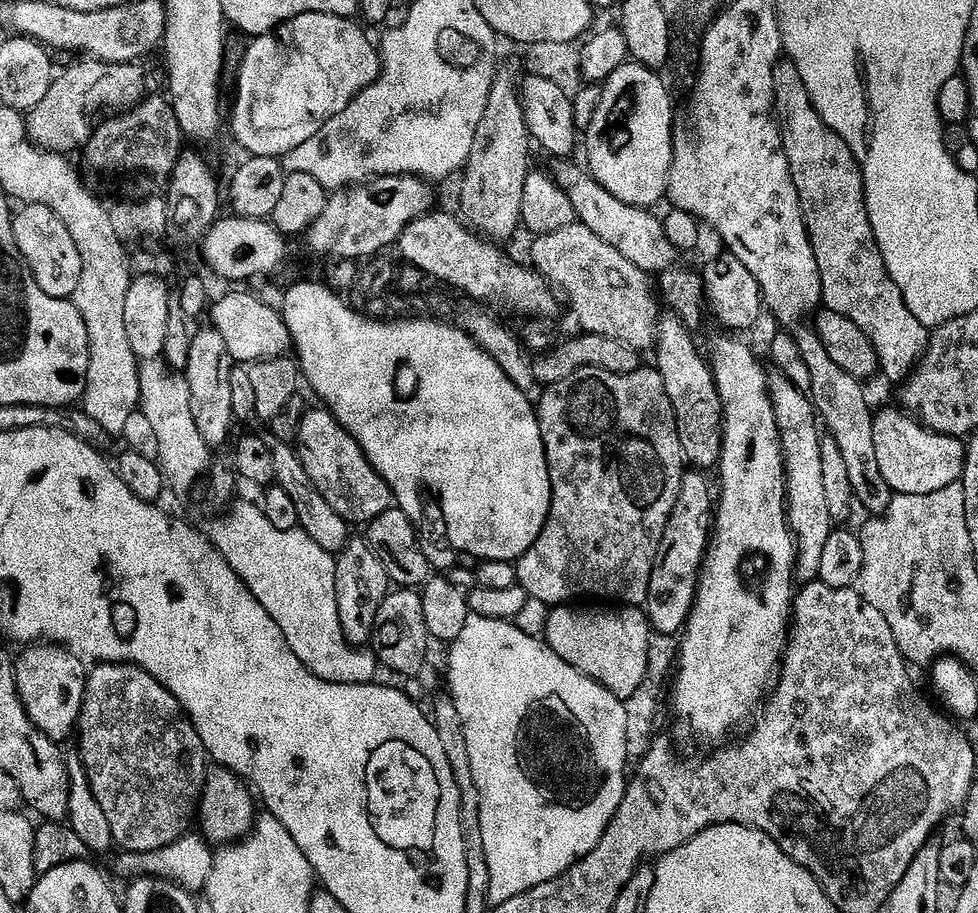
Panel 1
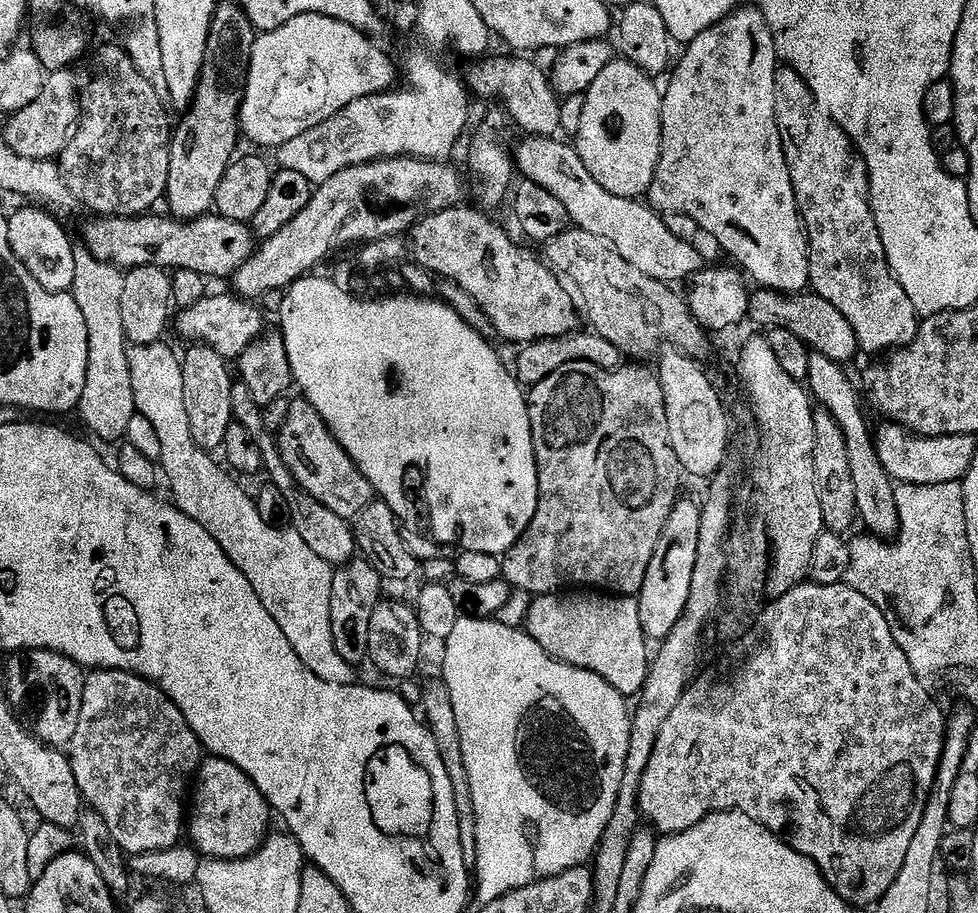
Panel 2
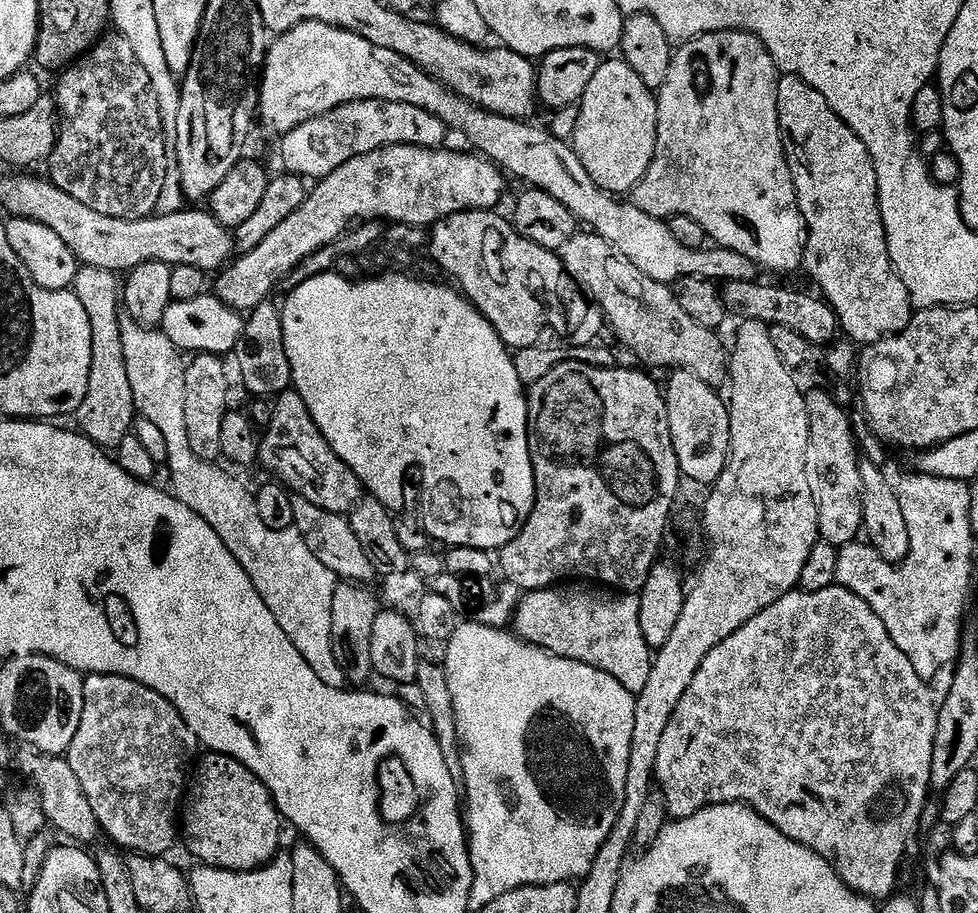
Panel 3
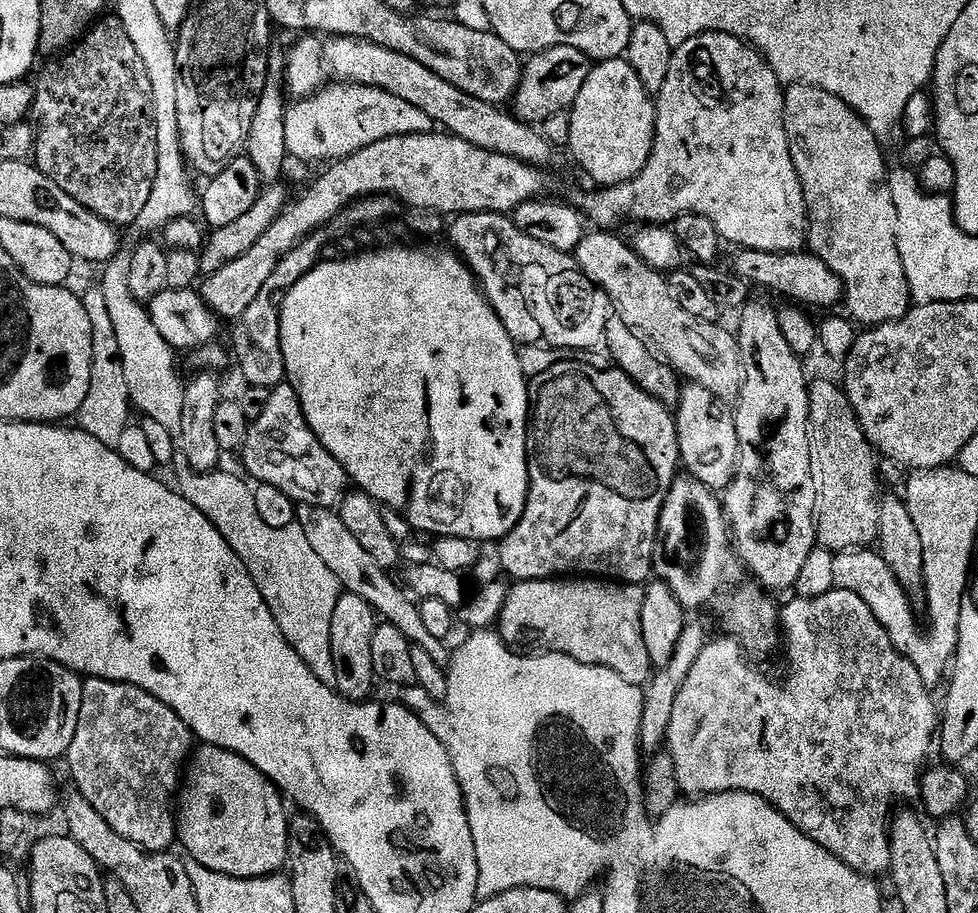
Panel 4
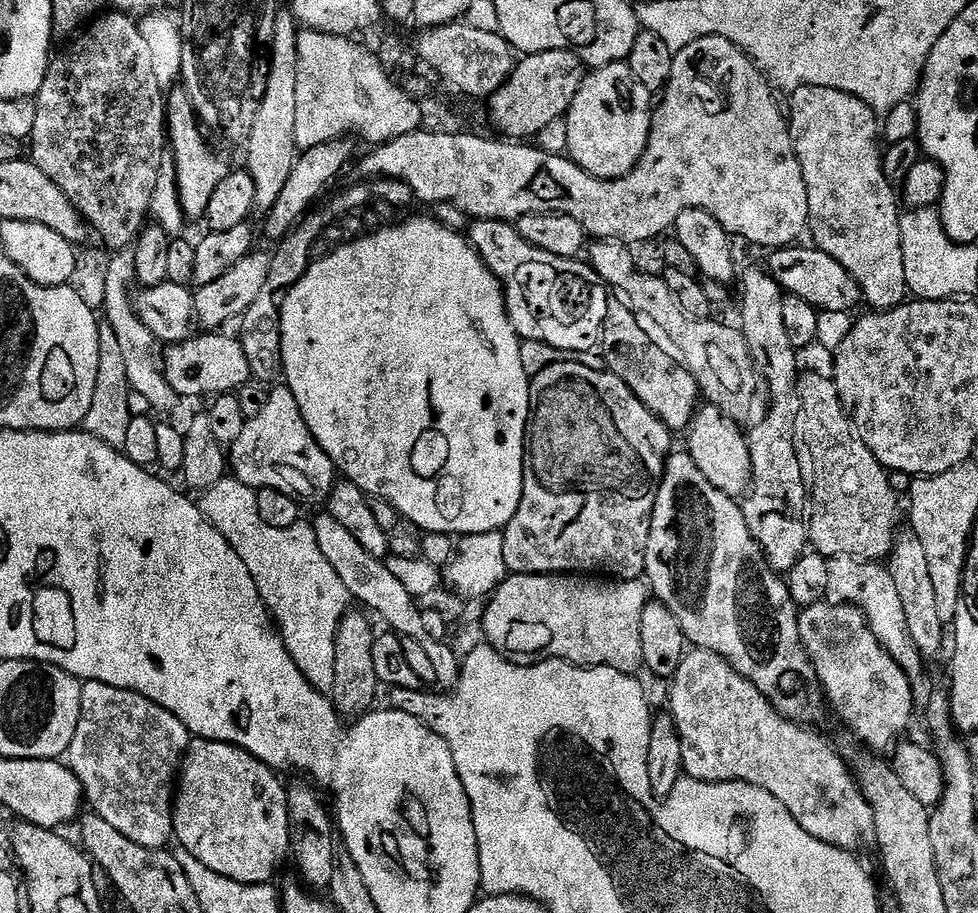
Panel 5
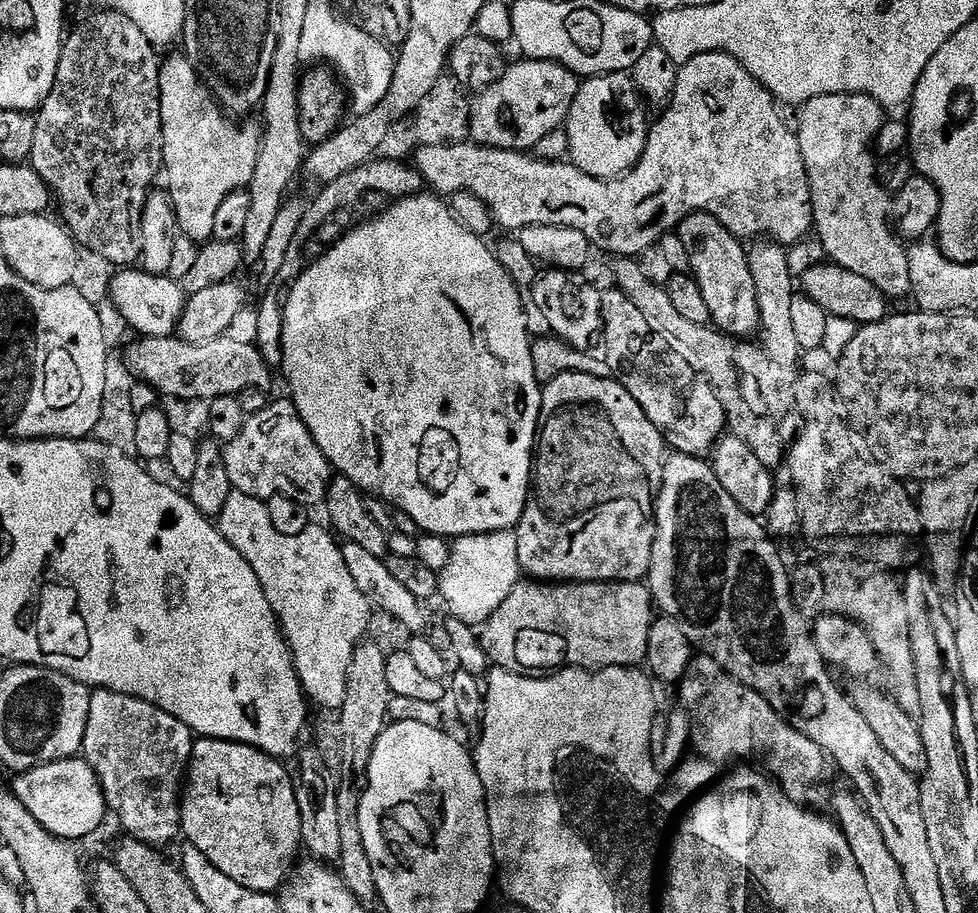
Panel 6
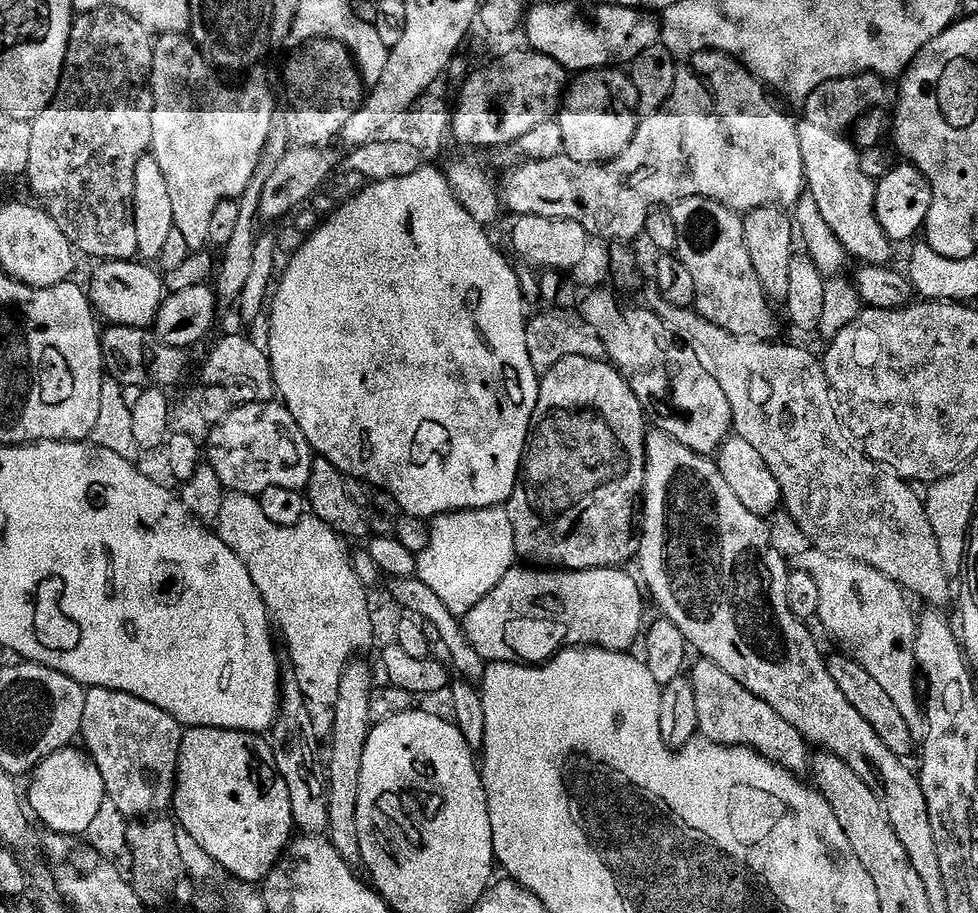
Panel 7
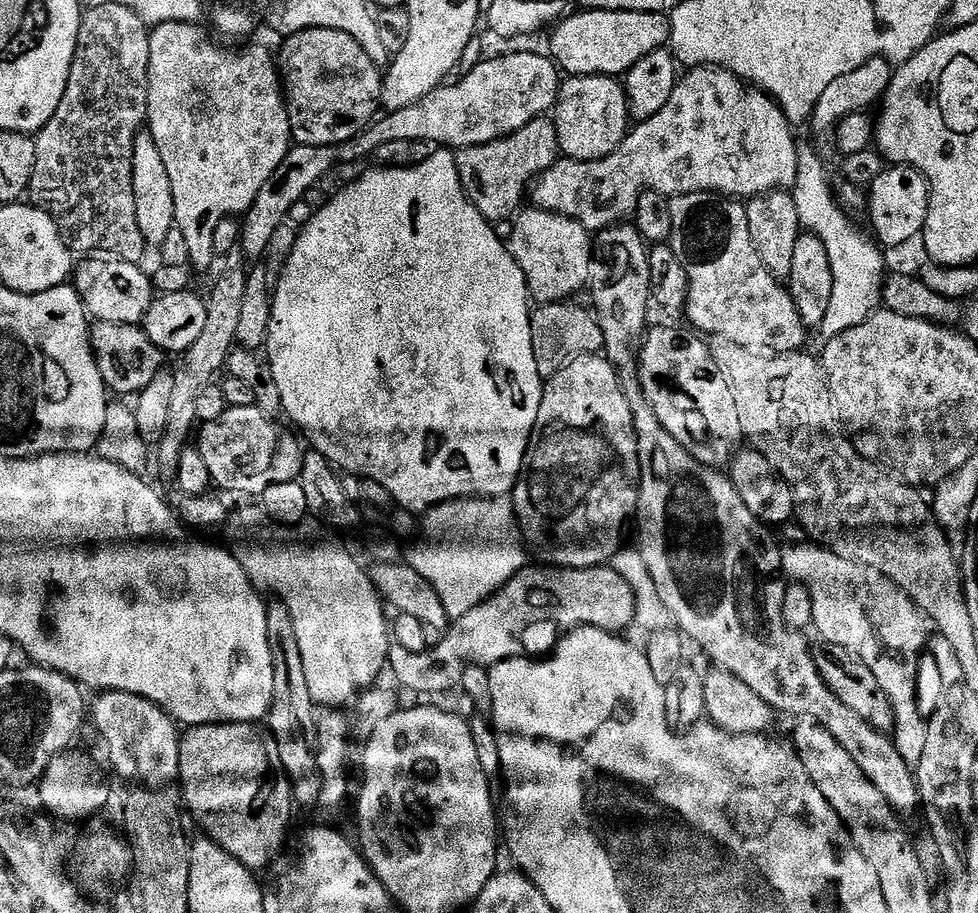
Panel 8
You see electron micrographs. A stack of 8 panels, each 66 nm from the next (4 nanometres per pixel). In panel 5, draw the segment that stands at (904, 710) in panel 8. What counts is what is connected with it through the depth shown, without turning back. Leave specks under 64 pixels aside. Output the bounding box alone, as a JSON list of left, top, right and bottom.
[828,556,934,705]

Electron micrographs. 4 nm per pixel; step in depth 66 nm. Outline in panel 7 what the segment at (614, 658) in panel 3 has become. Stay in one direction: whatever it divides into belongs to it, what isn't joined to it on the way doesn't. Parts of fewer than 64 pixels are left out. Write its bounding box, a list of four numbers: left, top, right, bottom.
[462,566,646,666]

